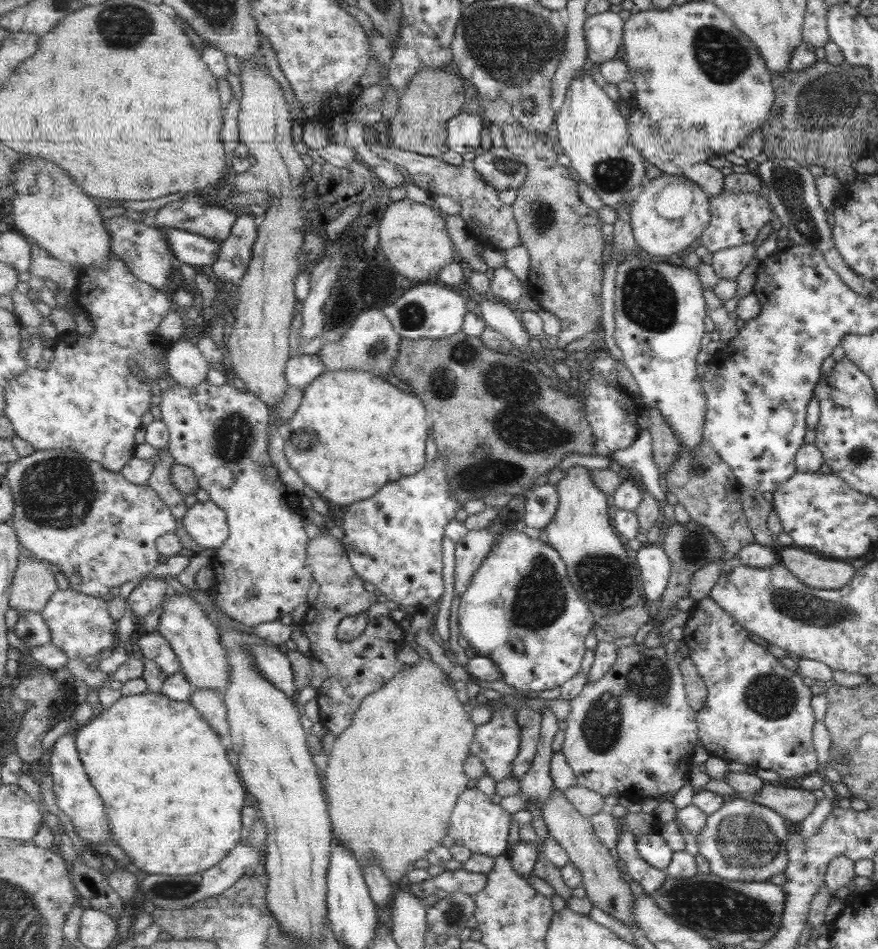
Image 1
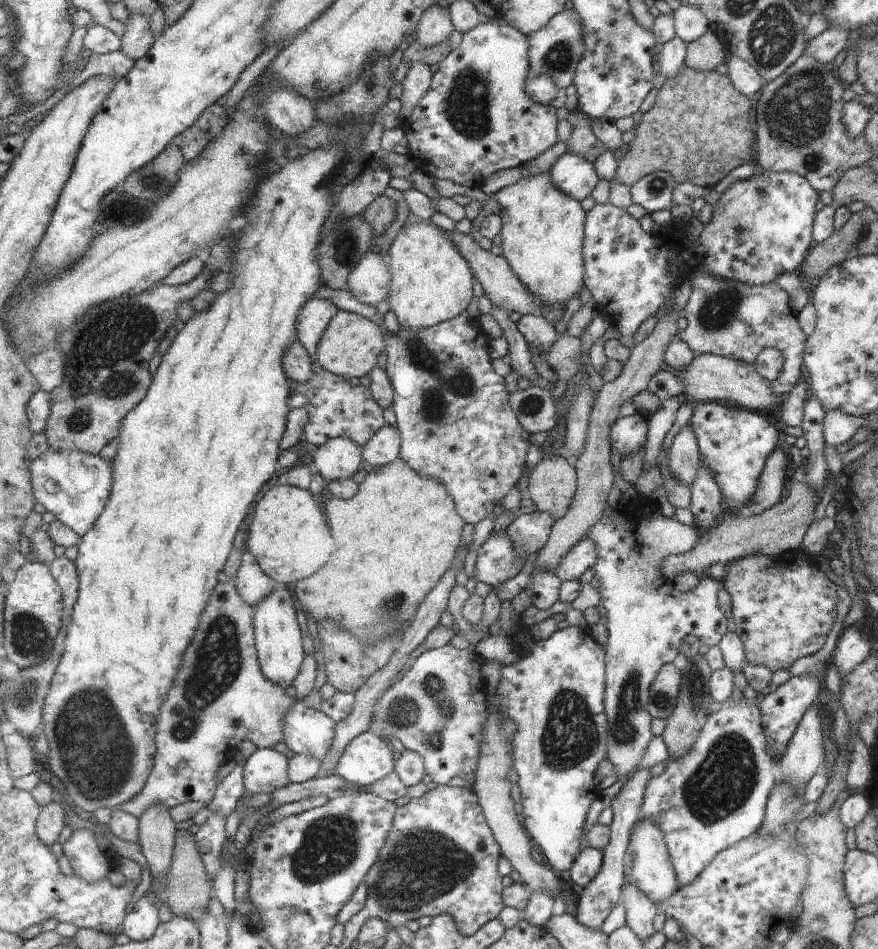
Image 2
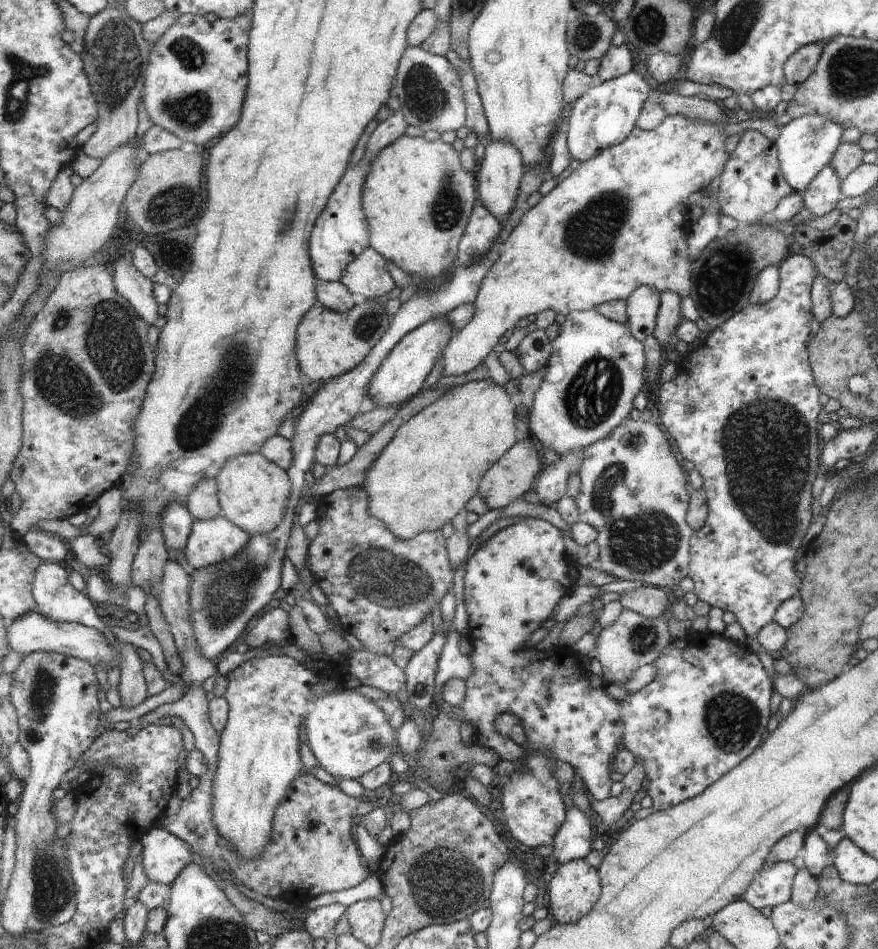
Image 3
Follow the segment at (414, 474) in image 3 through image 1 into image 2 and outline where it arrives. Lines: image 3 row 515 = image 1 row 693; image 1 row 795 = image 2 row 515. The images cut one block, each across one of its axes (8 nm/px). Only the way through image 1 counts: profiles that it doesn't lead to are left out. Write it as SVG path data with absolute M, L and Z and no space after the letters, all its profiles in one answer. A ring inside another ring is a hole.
M401 457L379 470L368 472L353 498L332 497L326 502L336 549L319 572L295 584L294 593L301 609L317 623L325 620L339 622L343 630L369 646L377 646L379 640L404 632L427 596L453 568L455 552L462 544L466 527L466 520L459 516L455 504L439 480L421 476Z

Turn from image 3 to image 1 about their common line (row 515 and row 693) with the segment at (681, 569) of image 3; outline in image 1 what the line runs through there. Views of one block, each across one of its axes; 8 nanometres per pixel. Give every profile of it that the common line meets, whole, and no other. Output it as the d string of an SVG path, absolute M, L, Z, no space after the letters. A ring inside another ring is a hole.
M631 643L625 647L618 649L618 657L611 669L605 673L605 676L593 683L587 682L582 691L574 699L570 700L570 713L567 716L567 728L564 730L566 736L564 744L561 749L569 766L574 770L579 785L587 787L591 790L597 791L603 796L624 796L625 798L633 798L640 796L653 796L654 799L660 803L665 801L663 795L669 792L674 795L679 788L683 788L689 780L689 772L691 766L691 750L695 746L701 745L698 736L698 713L690 704L690 699L687 698L687 690L685 690L686 679L679 665L677 664L678 657L672 658L667 656L666 647L660 645L659 647L649 648L643 643Z

